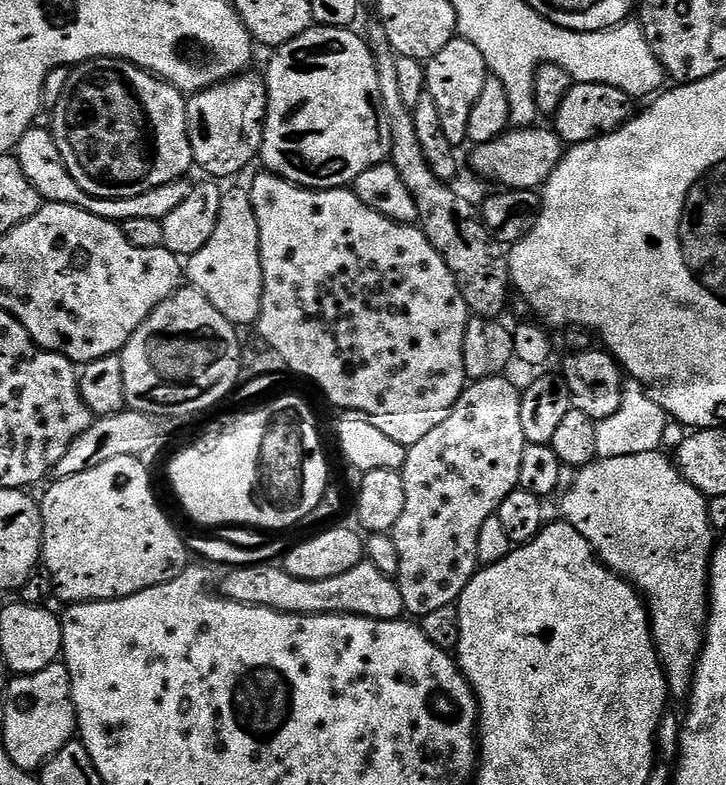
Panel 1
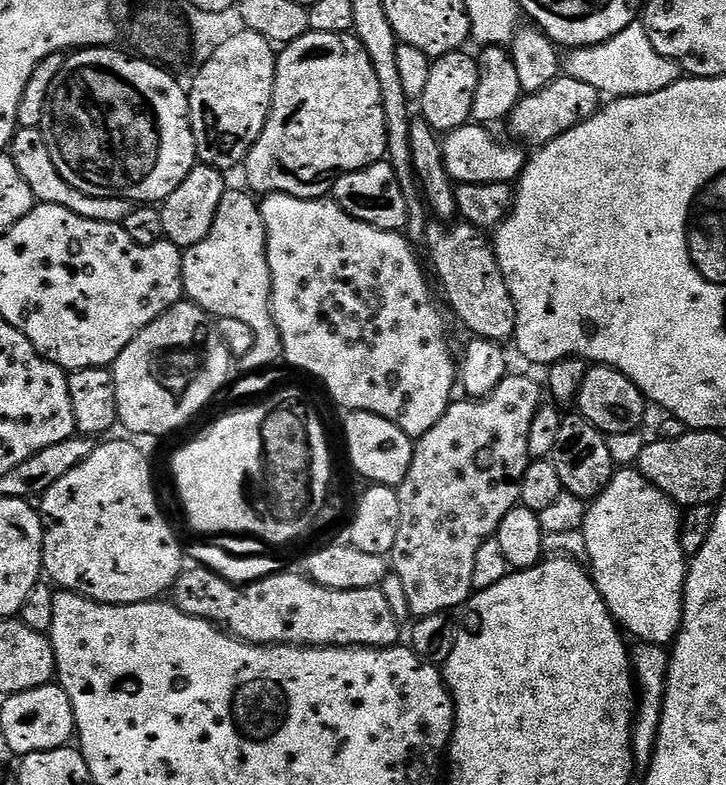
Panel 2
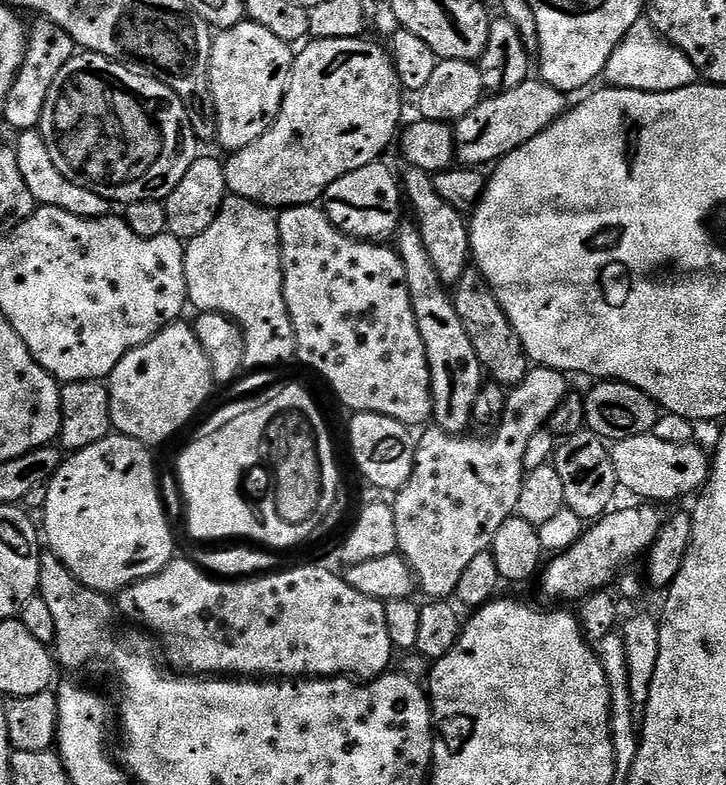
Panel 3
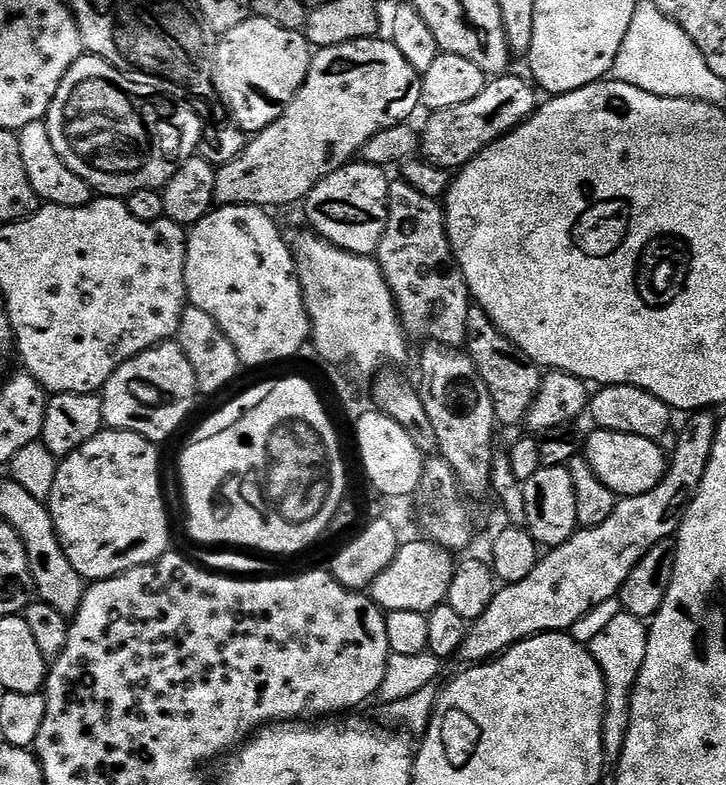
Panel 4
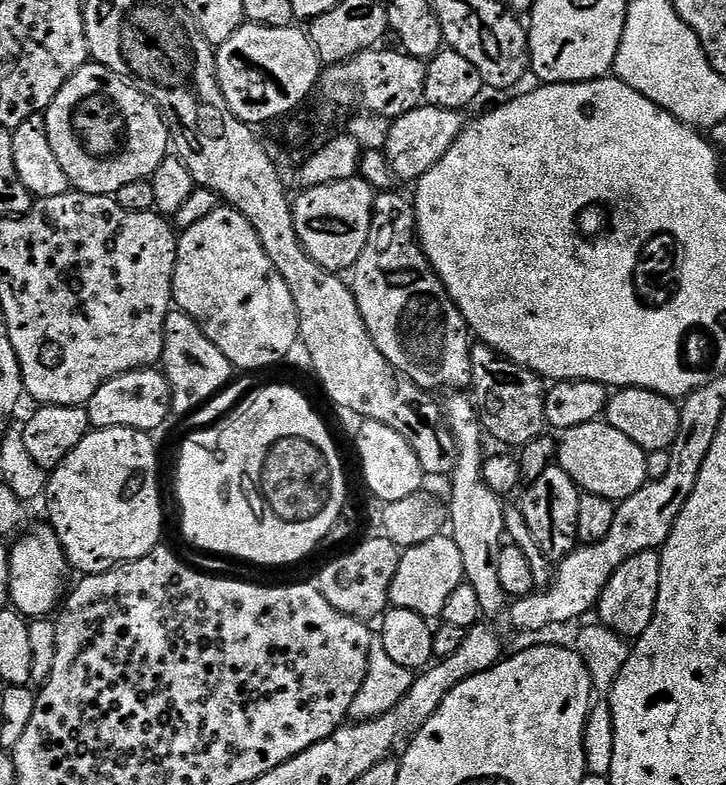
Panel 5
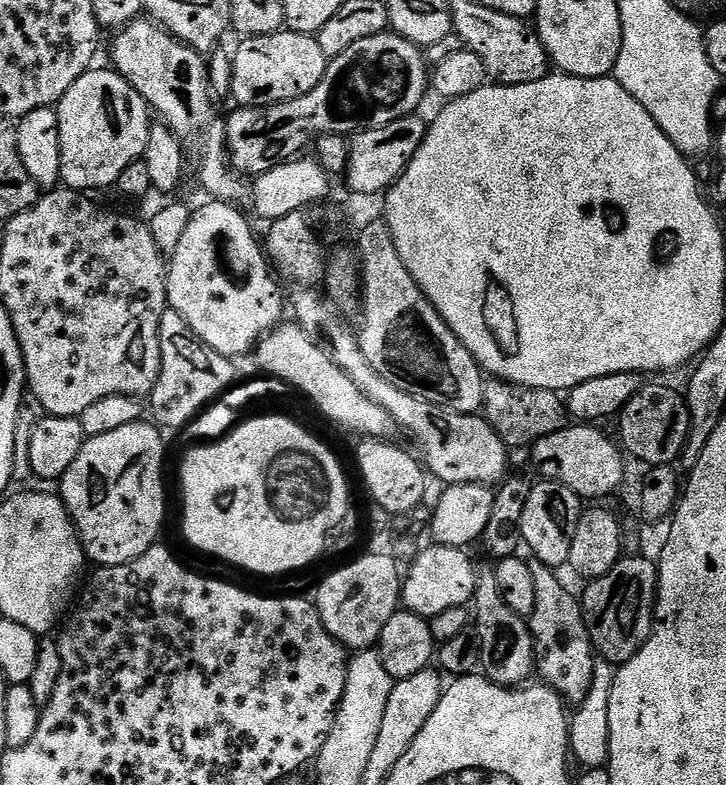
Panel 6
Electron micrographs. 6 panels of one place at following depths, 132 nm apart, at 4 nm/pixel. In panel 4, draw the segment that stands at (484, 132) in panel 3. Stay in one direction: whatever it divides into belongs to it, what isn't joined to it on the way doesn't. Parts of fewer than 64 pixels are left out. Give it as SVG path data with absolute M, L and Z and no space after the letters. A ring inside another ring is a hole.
M501 74L485 83L482 94L462 106L450 106L441 112L433 112L419 133L419 155L434 167L459 170L469 164L484 148L507 132L513 132L523 124L538 107L537 89L527 79L513 74Z

